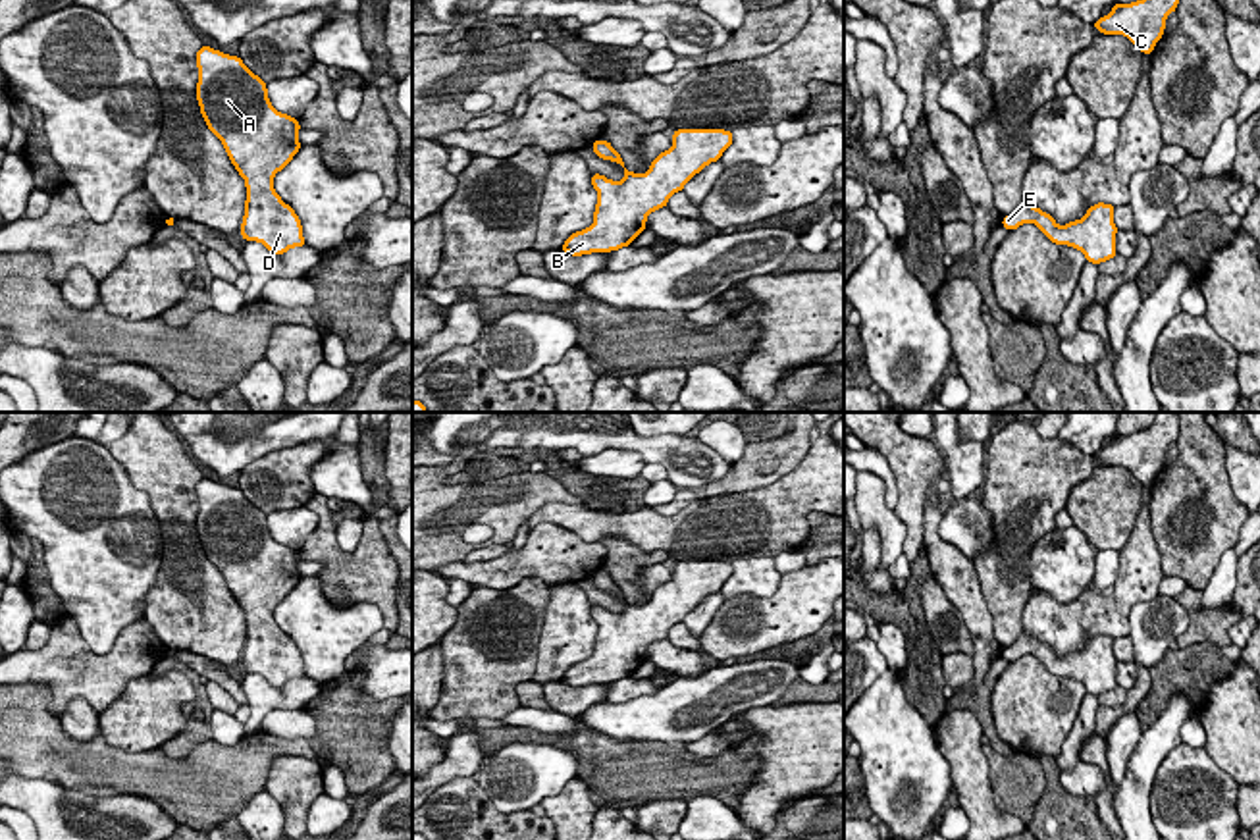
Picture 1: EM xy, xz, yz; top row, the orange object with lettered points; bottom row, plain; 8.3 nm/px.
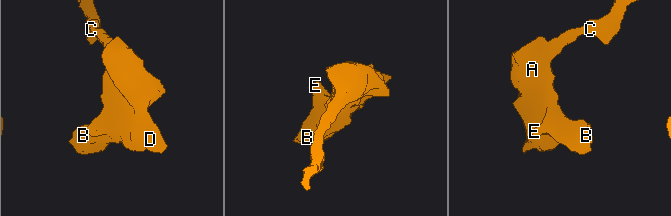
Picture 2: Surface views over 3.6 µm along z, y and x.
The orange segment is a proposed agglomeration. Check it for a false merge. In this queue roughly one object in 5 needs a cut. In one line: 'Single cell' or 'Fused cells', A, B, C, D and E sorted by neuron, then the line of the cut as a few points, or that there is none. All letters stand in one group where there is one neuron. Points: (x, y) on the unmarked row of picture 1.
Single cell. Groups: A B C D E. No split

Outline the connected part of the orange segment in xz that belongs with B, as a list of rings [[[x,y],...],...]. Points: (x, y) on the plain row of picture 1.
[[[678,561],[672,564],[672,578],[661,584],[645,605],[624,599],[620,613],[593,605],[591,617],[597,622],[593,655],[574,663],[561,682],[582,688],[632,676],[647,661],[647,647],[665,640],[669,630],[684,622],[705,597],[721,591],[732,572],[732,563],[724,561]]]

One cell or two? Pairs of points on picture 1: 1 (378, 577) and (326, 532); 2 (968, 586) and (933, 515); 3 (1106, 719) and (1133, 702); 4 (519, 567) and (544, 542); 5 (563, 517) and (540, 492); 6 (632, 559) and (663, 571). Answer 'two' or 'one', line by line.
1: one
2: one
3: one
4: one
5: two
6: two

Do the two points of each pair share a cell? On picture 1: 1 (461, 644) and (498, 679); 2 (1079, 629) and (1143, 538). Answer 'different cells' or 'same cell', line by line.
1: same cell
2: same cell

